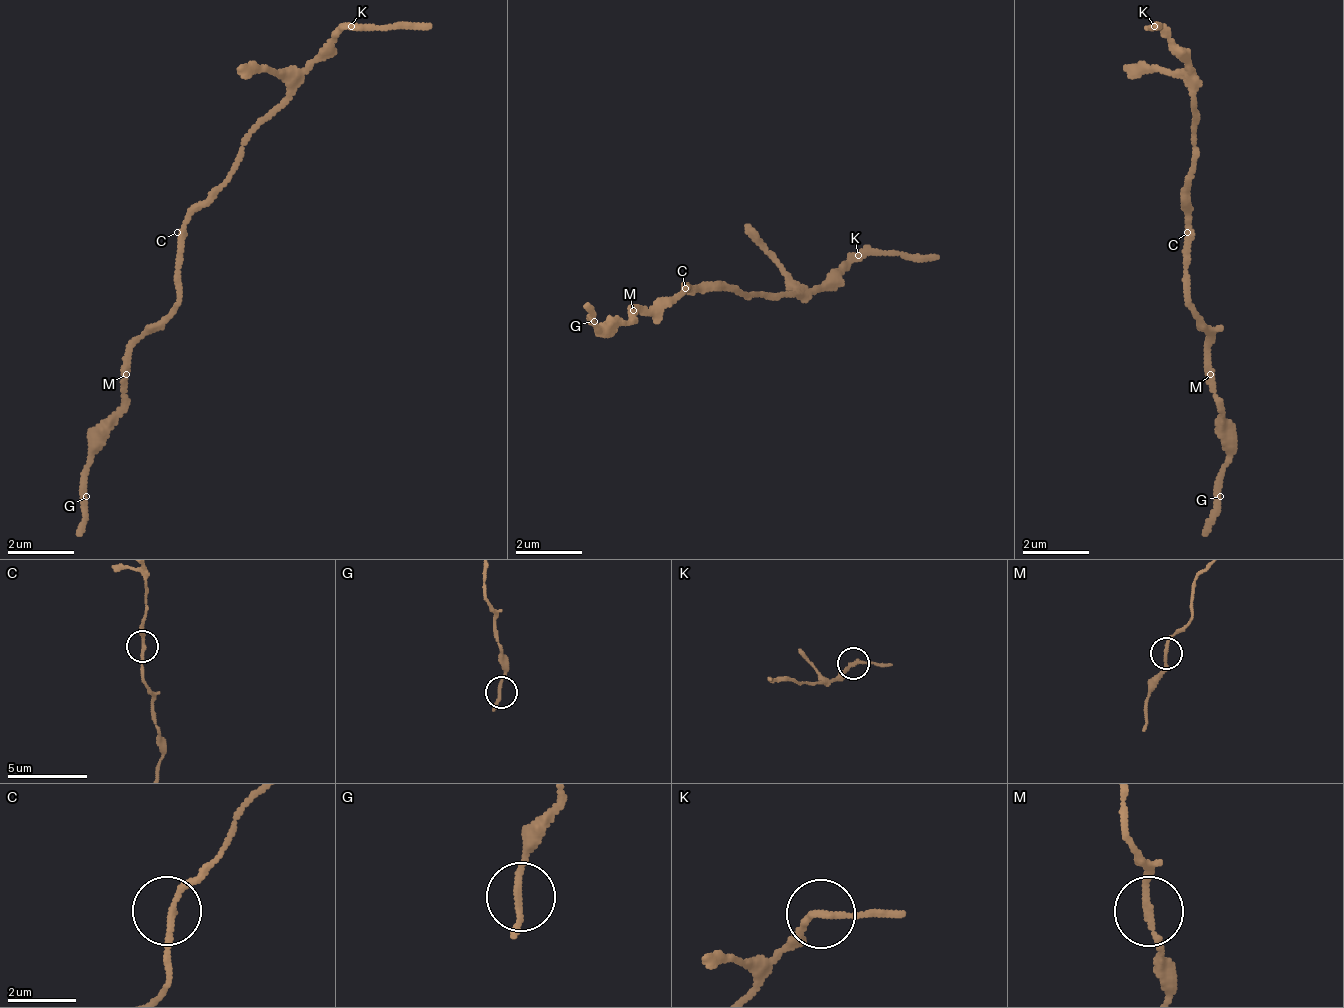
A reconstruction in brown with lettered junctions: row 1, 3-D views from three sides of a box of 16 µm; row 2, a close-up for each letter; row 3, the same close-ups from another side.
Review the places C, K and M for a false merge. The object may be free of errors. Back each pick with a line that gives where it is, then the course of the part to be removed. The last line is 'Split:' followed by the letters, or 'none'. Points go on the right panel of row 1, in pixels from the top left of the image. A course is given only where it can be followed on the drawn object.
Split: none

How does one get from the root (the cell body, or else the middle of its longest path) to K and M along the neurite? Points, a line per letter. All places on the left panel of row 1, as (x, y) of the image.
K: (185, 232), (185, 216), (235, 166), (235, 158), (243, 149), (243, 141), (284, 100), (284, 92), (351, 26)
M: (185, 232), (185, 257), (177, 265), (177, 298), (136, 339), (136, 348), (128, 356), (128, 372)

